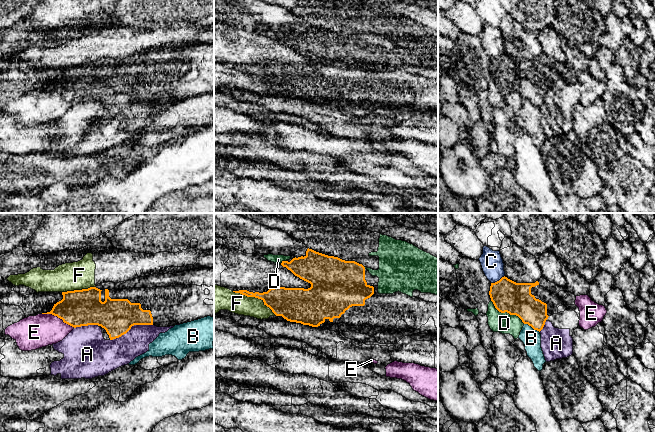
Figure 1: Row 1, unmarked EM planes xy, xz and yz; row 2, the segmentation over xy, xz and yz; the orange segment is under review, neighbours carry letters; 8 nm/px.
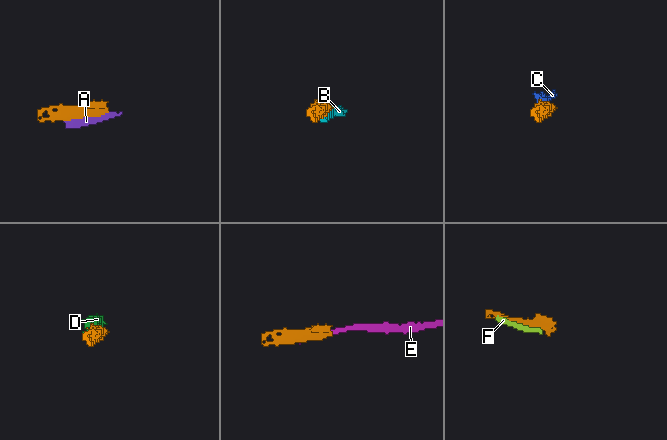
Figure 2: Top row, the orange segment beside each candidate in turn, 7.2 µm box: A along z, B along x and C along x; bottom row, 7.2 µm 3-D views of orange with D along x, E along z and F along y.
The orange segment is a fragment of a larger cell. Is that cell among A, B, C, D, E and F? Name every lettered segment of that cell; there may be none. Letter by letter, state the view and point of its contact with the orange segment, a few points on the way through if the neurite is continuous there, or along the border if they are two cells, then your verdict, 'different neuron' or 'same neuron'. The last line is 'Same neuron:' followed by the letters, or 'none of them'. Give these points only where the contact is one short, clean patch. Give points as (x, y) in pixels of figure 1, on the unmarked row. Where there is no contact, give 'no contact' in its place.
A: xy (130, 104) | different neuron
B: yz (532, 103) | different neuron
C: yz (497, 57) | along yz (504, 51), (491, 59) | different neuron
D: yz (506, 87) | different neuron
E: xy (58, 93) | different neuron
F: xz (254, 72) | different neuron
Same neuron: none of them

